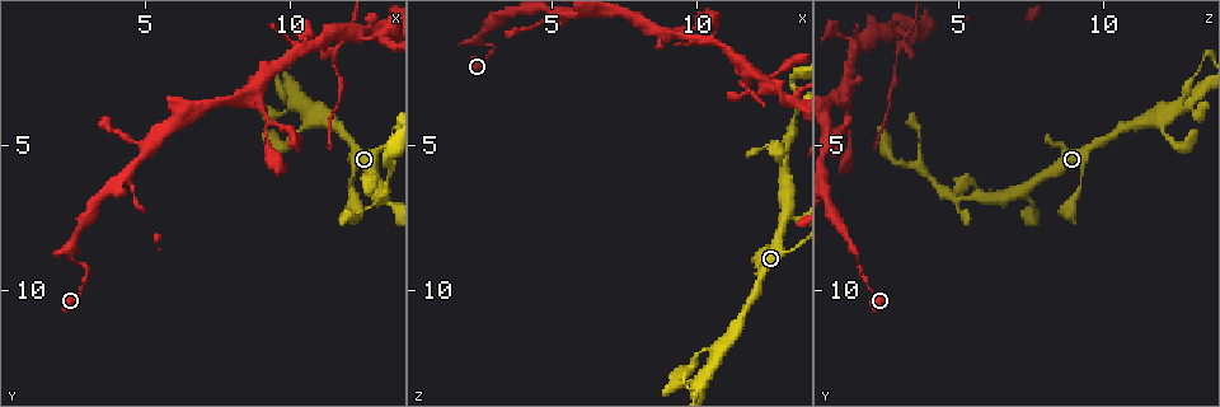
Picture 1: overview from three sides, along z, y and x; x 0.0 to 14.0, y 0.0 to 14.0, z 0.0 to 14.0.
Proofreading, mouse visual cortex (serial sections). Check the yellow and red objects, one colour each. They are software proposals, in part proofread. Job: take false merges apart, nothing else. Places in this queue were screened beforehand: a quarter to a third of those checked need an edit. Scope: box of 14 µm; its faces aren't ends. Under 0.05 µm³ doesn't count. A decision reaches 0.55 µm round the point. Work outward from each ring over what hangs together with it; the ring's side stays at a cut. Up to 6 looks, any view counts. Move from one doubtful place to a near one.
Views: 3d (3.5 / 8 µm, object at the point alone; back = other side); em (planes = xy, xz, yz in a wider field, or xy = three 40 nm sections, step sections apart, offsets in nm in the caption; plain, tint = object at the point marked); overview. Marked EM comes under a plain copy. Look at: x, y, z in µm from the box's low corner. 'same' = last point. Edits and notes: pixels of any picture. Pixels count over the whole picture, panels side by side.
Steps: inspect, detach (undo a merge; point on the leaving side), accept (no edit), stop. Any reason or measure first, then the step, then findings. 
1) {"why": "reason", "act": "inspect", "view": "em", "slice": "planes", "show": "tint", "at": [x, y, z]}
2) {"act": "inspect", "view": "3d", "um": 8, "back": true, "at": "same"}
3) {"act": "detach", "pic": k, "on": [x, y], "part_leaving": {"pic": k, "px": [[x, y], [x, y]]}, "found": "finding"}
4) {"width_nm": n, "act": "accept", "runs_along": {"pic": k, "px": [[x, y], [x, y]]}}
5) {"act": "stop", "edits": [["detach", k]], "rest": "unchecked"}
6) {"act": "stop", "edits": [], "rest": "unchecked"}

{"why": "sudden change in width", "act": "inspect", "view": "3d", "um": 3.5, "at": [13.0, 6.9, 5.0]}

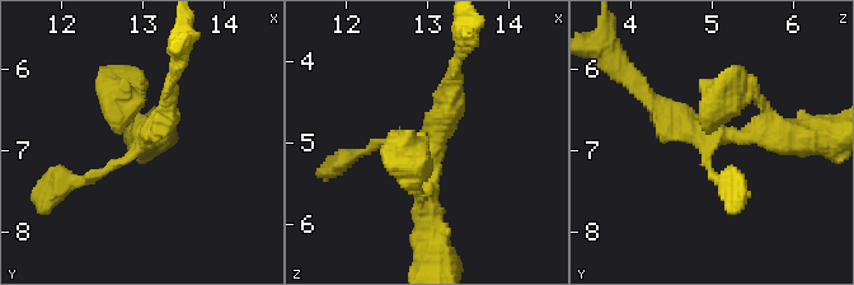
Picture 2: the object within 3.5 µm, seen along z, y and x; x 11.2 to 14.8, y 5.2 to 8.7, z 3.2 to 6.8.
{"act": "inspect", "view": "em", "slice": "xy", "step": 5, "show": "tint", "at": [13.05, 6.85, 5.00]}

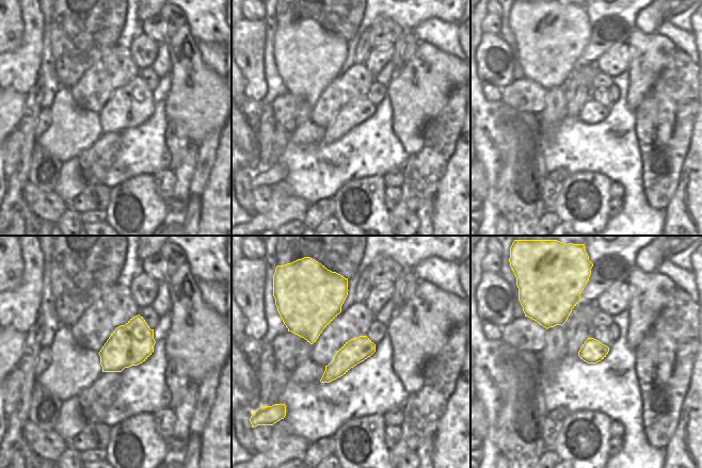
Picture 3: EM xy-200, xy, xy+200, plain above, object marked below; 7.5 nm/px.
{"act": "inspect", "view": "em", "slice": "xy", "step": 2, "show": "tint", "at": "same"}

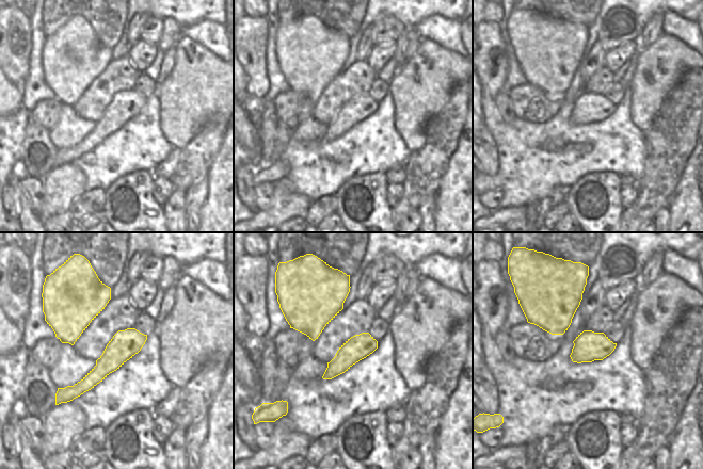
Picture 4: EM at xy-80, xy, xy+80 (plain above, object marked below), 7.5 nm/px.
{"width_nm": 190, "act": "accept", "runs_along": {"pic": 4, "px": [[144, 337], [62, 398]]}, "found": "one cell here"}

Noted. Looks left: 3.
{"why": "abrupt turn", "act": "inspect", "view": "3d", "um": 3.5, "at": [2.7, 9.0, 1.6]}

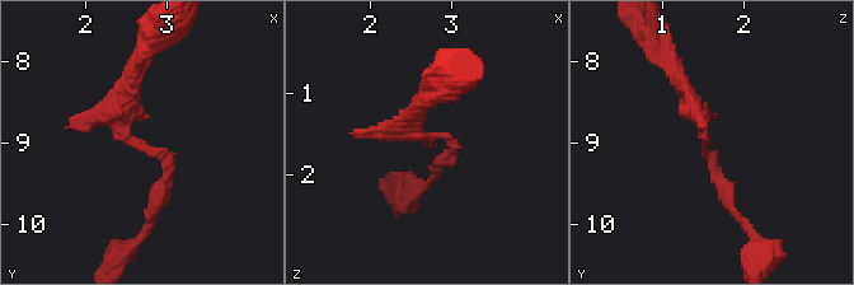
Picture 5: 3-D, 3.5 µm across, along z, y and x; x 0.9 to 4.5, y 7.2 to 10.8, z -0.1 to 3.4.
{"why": "need the tissue", "act": "inspect", "view": "em", "slice": "xy", "step": 1, "show": "tint", "at": [2.75, 9.05, 1.50]}

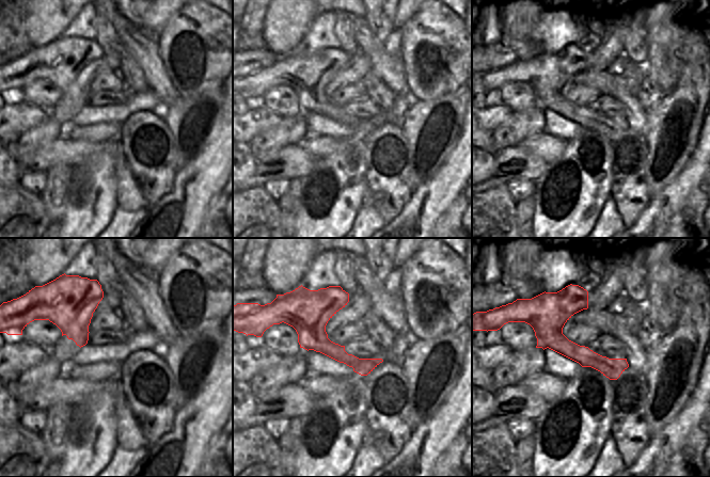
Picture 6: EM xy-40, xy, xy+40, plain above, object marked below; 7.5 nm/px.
{"why": "cut it another way", "act": "inspect", "view": "em", "slice": "xy", "step": 3, "show": "tint", "at": "same"}

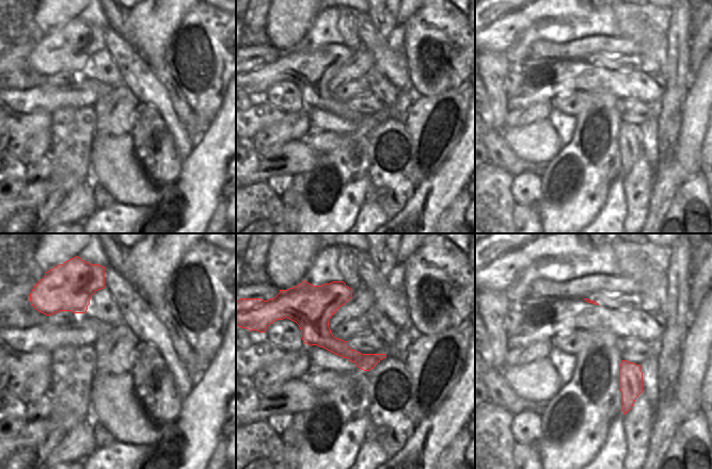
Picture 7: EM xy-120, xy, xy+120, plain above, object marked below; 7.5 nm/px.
{"act": "accept", "runs_along": {"pic": 5, "px": [[732, 209], [700, 115], [680, 83]]}, "found": "continuous, no second cell"}

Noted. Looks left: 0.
{"act": "stop", "edits": [], "rest": "unchecked"}

